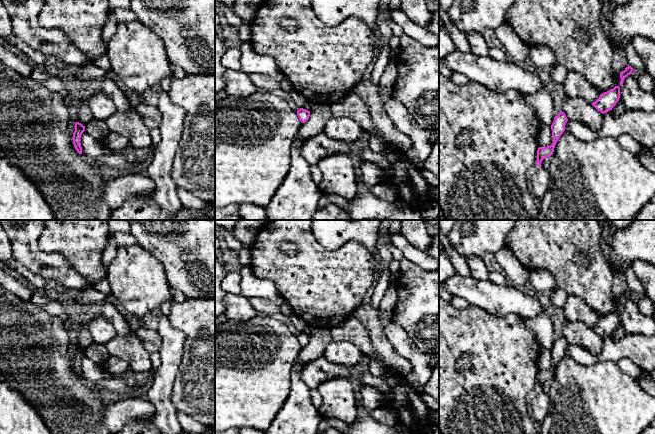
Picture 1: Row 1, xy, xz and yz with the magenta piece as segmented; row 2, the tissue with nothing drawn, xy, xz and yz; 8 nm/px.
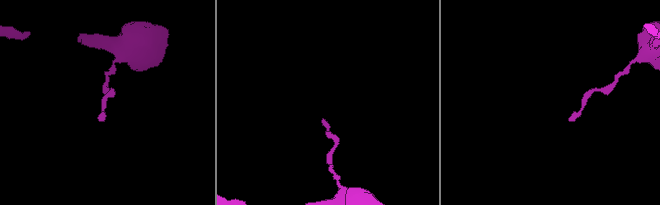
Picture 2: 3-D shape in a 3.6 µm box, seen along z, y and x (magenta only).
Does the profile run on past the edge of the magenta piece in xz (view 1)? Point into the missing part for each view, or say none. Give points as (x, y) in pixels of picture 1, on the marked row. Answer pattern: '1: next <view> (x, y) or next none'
1: next none

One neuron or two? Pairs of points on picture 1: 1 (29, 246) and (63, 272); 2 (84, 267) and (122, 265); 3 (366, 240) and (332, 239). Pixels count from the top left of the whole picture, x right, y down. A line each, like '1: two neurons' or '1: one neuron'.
1: one neuron
2: two neurons
3: one neuron

